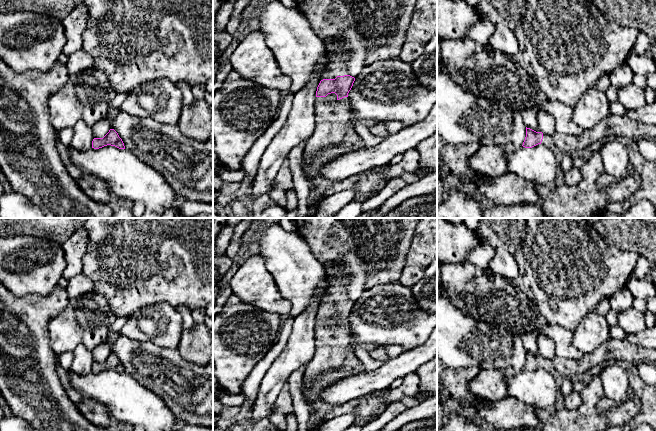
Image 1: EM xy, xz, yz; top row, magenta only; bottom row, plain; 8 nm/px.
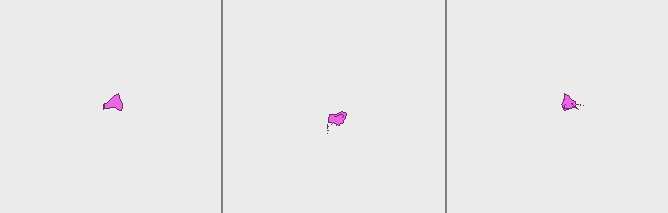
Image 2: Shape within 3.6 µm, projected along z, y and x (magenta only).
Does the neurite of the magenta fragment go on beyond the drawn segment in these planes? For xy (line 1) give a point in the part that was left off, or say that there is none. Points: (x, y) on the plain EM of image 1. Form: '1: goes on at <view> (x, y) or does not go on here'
1: does not go on here

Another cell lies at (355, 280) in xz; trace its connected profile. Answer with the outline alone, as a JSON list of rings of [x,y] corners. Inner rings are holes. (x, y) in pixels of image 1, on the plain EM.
[[[350,249],[342,260],[335,261],[338,267],[347,267],[350,273],[342,279],[347,284],[347,299],[358,301],[365,292],[366,265],[356,252]]]

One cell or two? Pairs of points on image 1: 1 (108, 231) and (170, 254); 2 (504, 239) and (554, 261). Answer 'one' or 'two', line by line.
1: one
2: two

